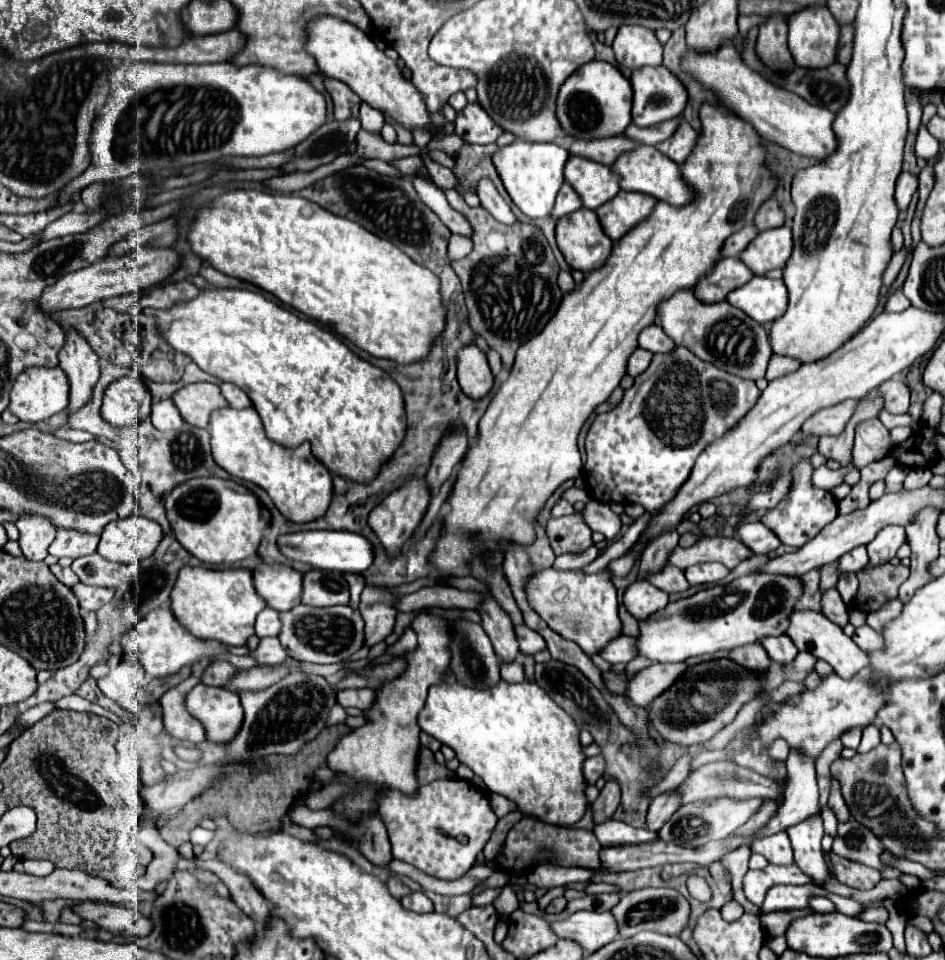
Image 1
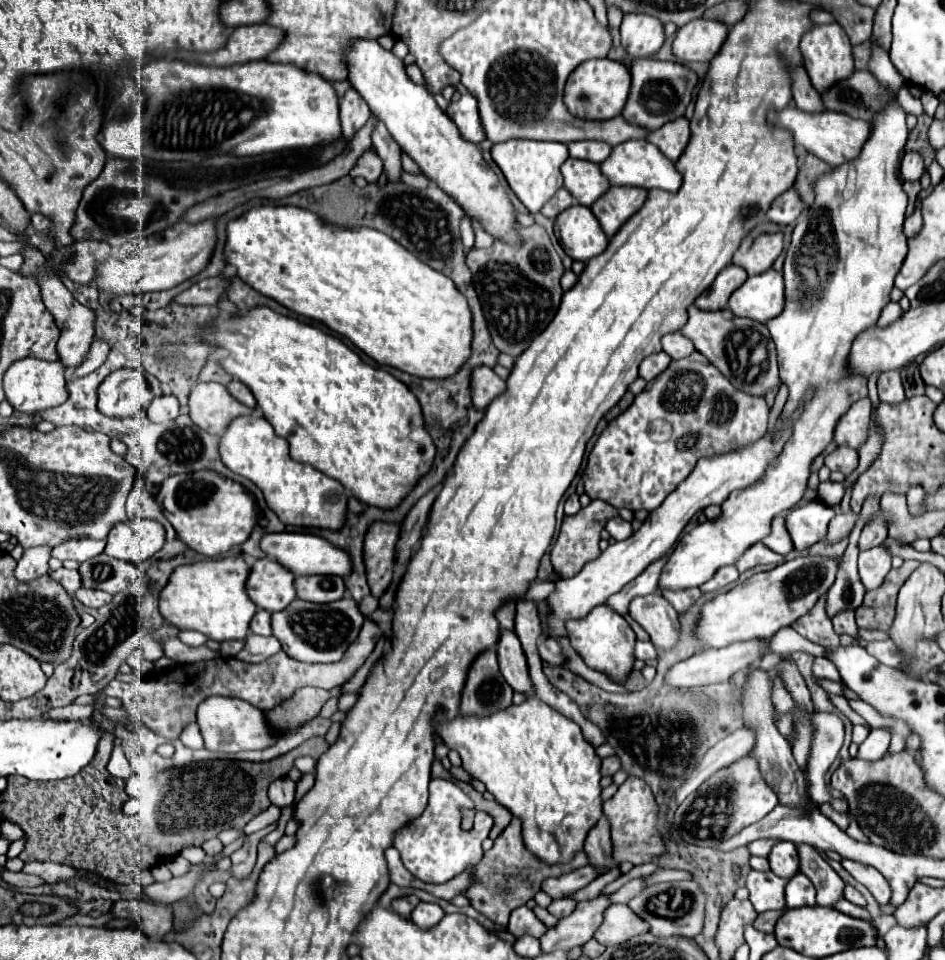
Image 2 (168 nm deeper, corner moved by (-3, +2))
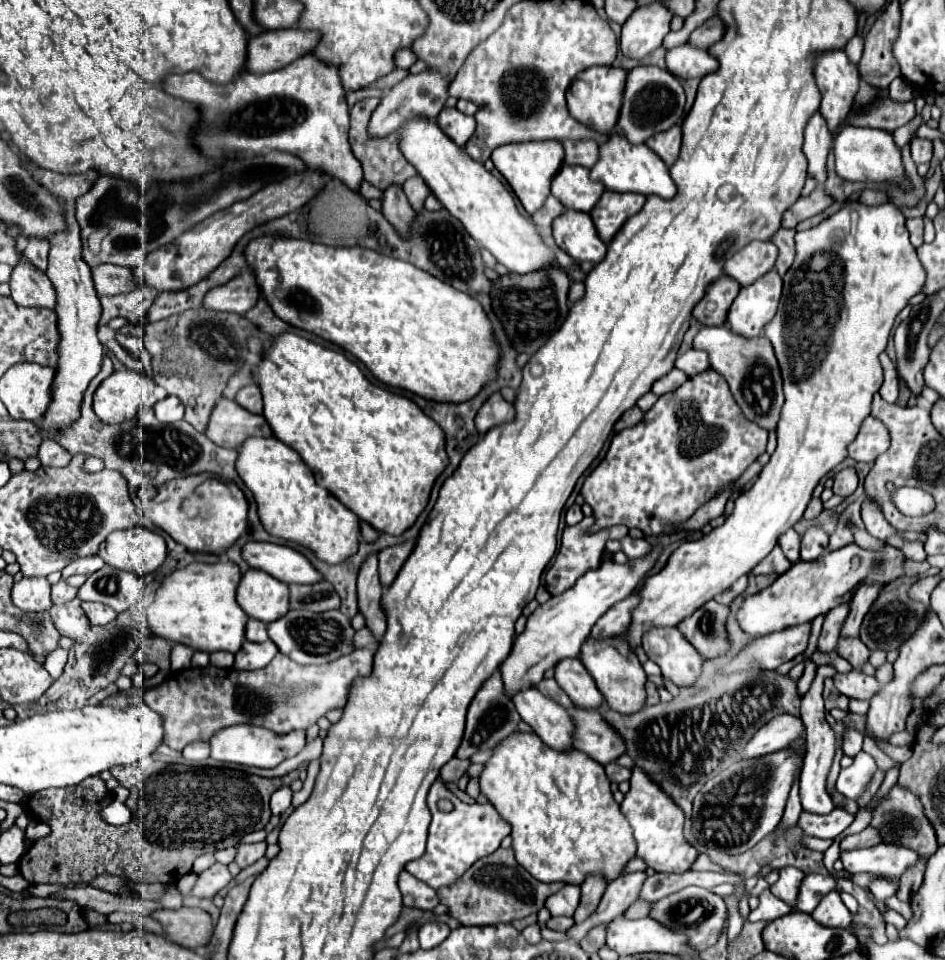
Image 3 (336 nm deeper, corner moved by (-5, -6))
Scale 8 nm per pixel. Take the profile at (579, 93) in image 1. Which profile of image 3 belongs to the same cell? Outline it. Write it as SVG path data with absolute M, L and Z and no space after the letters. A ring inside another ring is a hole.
M589 67L589 69L585 69L581 75L575 77L571 87L567 89L569 113L579 123L583 123L585 127L589 127L597 133L603 133L603 135L613 133L617 117L619 117L619 109L621 109L621 93L625 87L625 77L627 77L627 71L617 69L617 67Z

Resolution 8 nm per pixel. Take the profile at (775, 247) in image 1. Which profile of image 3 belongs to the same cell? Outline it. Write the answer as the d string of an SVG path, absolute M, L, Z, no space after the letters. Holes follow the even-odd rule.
M751 241L745 249L737 251L731 259L727 259L723 273L745 287L771 271L775 261L777 247L771 241Z

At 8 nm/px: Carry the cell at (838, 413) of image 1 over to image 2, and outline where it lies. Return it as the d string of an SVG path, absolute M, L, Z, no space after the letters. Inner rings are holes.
M859 399L849 407L849 411L839 419L833 441L837 445L849 445L853 449L859 449L859 445L867 437L867 423L869 423L869 413L871 413L871 401L869 399Z

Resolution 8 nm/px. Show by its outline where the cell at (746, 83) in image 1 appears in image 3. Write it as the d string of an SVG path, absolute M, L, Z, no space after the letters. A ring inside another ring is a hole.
M843 127L833 141L833 153L837 163L837 175L847 181L871 181L871 183L895 183L905 193L913 189L907 179L901 149L895 145L893 135L889 131L871 129L871 127Z

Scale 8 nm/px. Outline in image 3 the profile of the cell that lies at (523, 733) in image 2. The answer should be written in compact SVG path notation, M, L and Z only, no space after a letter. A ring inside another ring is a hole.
M517 731L495 747L493 757L485 763L485 769L479 775L479 783L481 793L485 793L499 815L511 823L511 847L517 863L537 881L581 885L587 875L601 875L611 883L623 875L625 865L635 857L633 851L637 851L637 843L633 843L633 831L621 815L619 803L613 799L603 765L577 749L565 755L545 747L537 733Z

